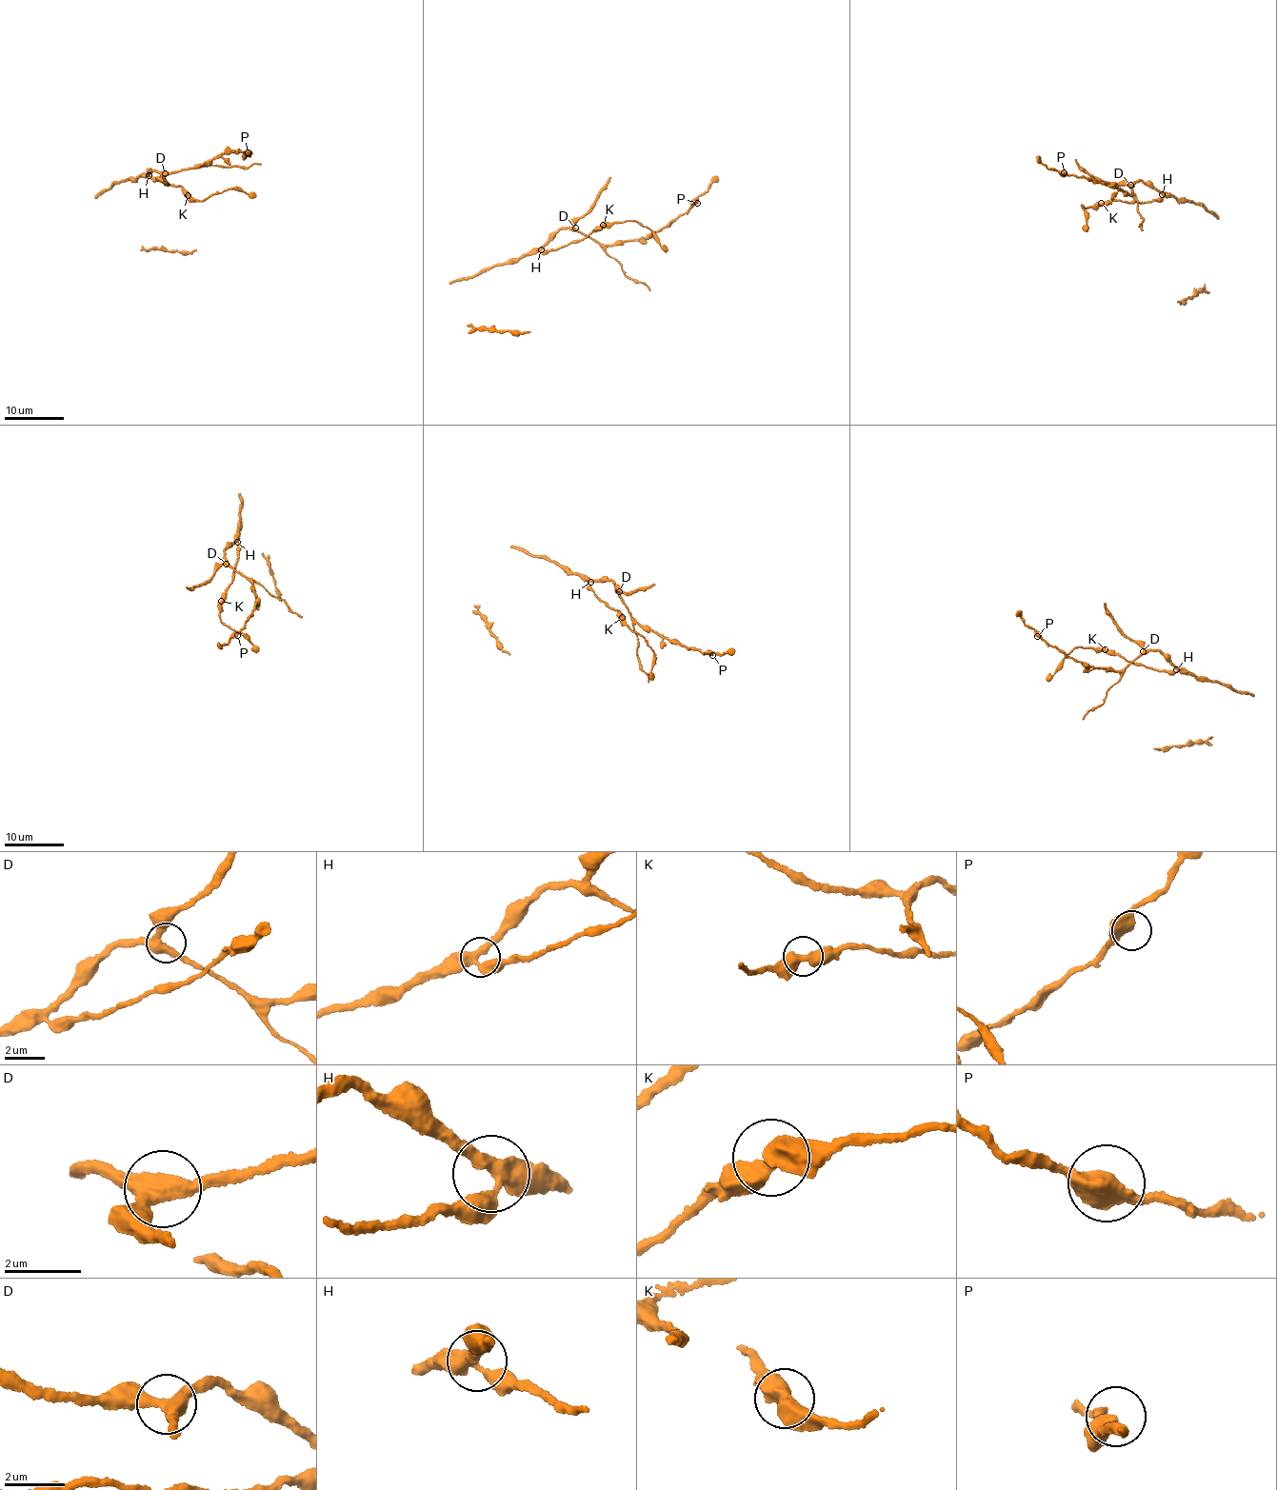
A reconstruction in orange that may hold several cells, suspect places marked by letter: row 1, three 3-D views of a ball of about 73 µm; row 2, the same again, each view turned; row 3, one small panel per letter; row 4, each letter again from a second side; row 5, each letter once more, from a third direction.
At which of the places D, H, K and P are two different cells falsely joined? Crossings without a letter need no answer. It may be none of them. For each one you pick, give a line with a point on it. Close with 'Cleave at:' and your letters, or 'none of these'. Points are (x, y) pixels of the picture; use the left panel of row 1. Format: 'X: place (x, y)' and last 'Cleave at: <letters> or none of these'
Cleave at: none of these

